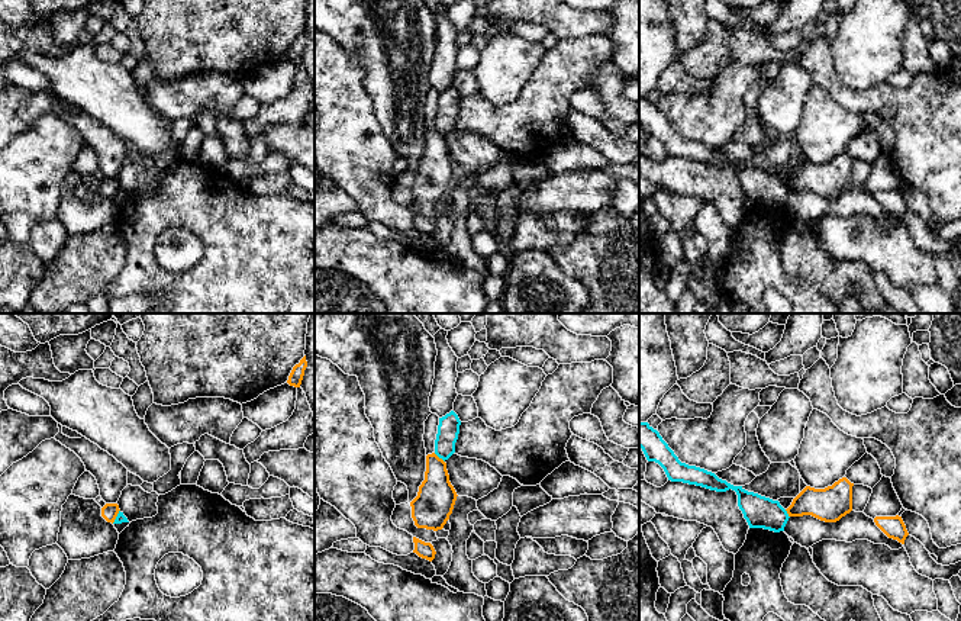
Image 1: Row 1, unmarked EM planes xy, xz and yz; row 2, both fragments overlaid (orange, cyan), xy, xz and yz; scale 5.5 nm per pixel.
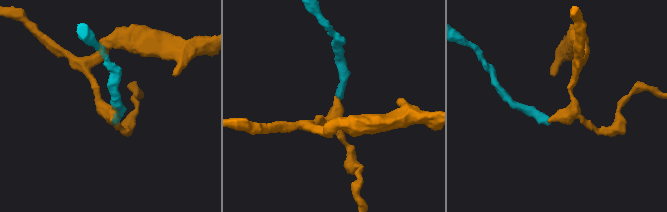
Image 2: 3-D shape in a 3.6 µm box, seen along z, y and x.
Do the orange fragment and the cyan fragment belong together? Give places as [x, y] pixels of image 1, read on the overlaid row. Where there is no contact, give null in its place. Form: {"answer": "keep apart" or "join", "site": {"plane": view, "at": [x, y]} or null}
{"answer": "keep apart", "site": {"plane": "xz", "at": [438, 457]}}

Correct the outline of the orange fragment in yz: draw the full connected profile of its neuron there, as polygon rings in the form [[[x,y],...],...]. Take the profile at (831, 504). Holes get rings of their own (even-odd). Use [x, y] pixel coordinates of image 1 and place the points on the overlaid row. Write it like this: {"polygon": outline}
{"polygon": [[[846,477],[825,489],[806,486],[786,511],[789,517],[812,515],[825,522],[836,522],[852,511],[852,486]]]}

